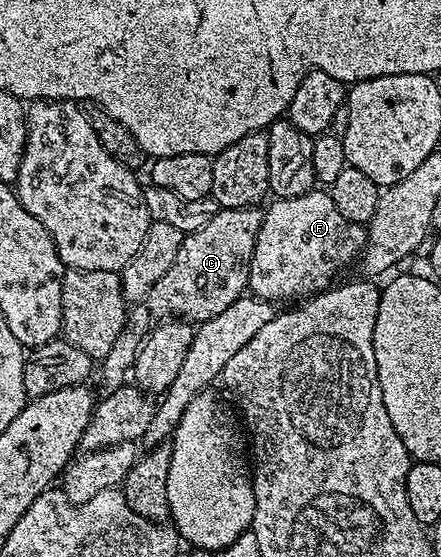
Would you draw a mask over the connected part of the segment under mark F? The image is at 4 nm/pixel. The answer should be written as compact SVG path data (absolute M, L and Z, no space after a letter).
M321 190L291 199L274 199L271 207L265 208L250 262L248 284L257 298L281 304L282 299L298 301L313 296L327 290L337 280L334 278L361 256L368 238L367 228L361 223L350 223L332 205L330 194Z

